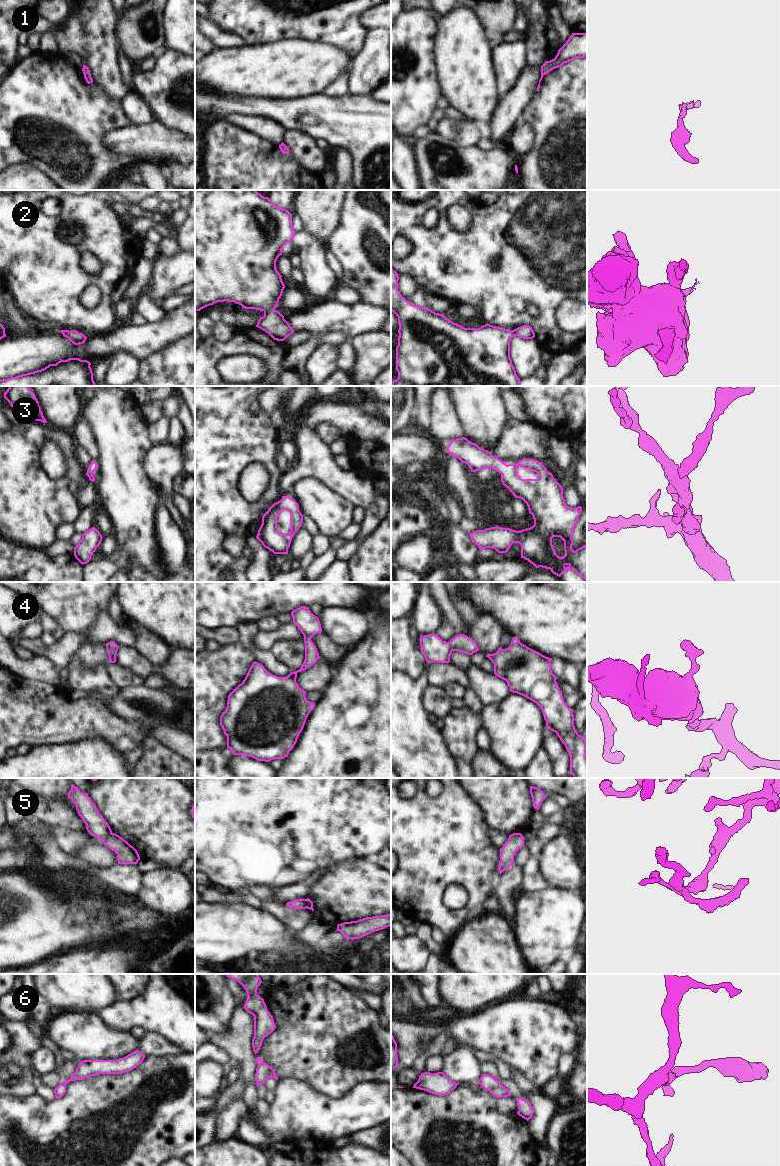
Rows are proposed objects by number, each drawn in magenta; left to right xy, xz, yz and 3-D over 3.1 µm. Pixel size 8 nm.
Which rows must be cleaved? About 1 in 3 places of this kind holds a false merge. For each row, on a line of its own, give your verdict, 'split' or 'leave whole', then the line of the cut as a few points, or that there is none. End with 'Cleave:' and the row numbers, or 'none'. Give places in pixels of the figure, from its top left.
1: leave whole; cut none
2: leave whole; cut none
3: leave whole; cut none
4: leave whole; cut none
5: split; cut xy (112, 833), (103, 842)
6: split; cut xz (262, 1061), (258, 1065)
Cleave: 5, 6

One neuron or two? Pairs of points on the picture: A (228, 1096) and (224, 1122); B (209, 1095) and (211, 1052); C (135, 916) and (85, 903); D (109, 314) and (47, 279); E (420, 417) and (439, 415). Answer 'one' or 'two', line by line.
A: two
B: one
C: one
D: one
E: two

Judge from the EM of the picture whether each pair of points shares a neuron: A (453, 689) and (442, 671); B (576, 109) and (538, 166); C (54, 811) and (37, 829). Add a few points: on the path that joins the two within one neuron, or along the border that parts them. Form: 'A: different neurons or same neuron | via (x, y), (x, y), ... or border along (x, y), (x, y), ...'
A: different neurons | border along (442, 687), (448, 684), (459, 683), (466, 688)
B: same neuron | via (576, 123), (576, 128), (552, 152)
C: different neurons | border along (37, 819), (46, 825)

